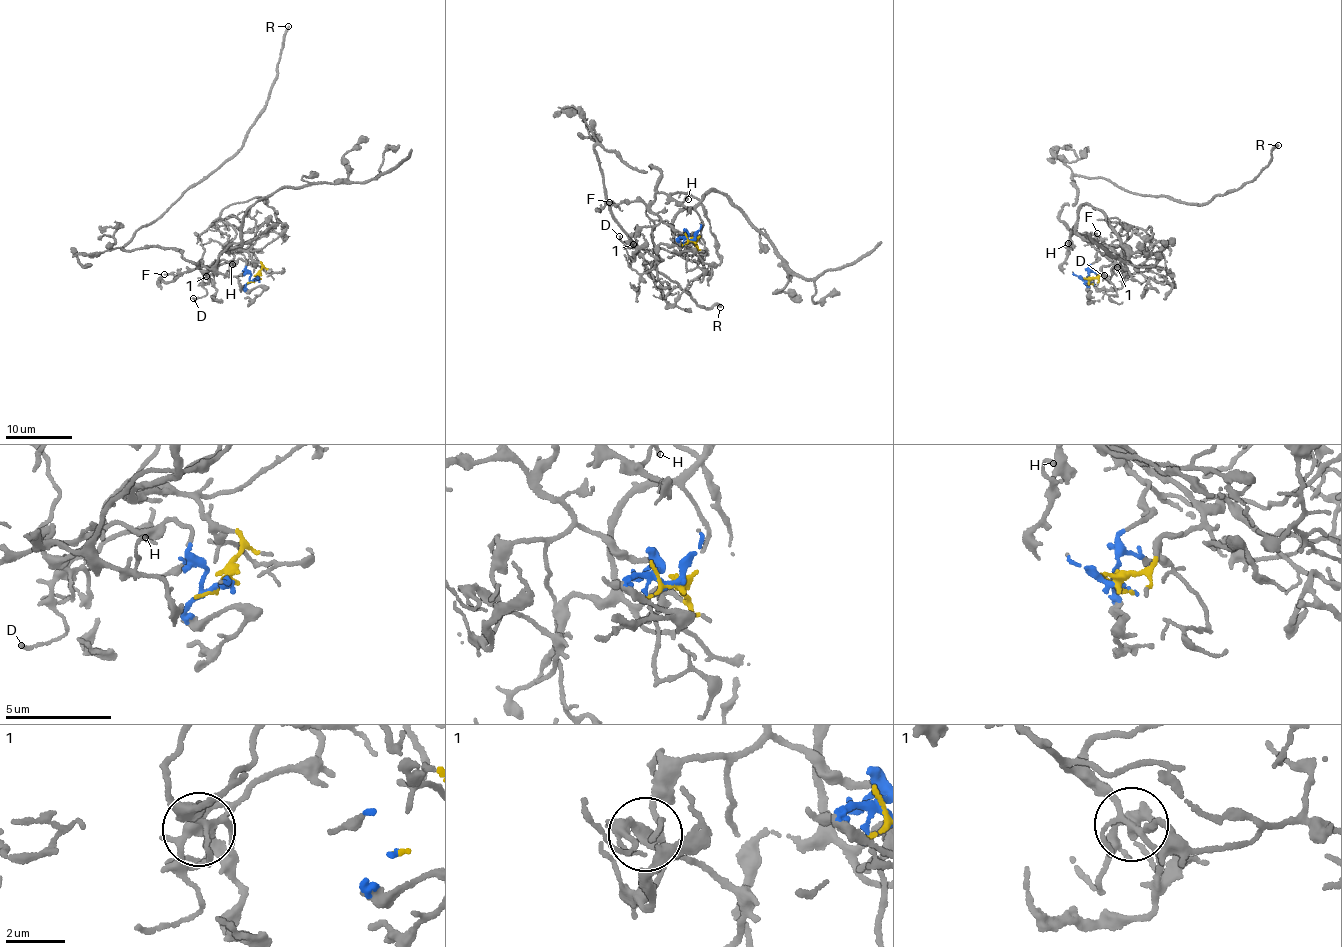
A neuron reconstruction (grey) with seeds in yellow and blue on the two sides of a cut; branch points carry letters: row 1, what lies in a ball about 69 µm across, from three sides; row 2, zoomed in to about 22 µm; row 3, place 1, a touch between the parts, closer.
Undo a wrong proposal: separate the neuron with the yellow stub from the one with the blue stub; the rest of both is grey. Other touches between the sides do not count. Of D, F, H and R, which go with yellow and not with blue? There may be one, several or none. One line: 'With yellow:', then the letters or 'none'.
With yellow: D

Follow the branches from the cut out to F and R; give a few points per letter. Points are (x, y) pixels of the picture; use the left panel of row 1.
F: (256, 279), (250, 277), (244, 260), (237, 258), (186, 270), (173, 280), (173, 275), (164, 274)
R: (256, 279), (237, 258), (198, 268), (180, 250), (123, 248), (241, 146), (264, 109), (289, 26)

